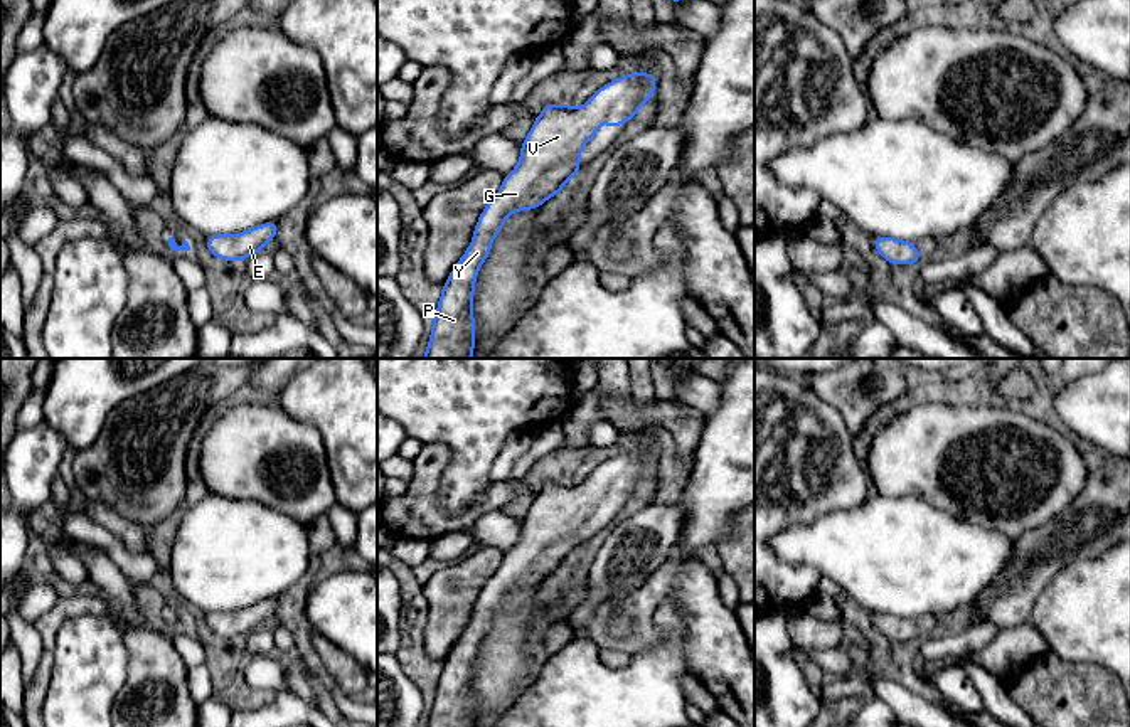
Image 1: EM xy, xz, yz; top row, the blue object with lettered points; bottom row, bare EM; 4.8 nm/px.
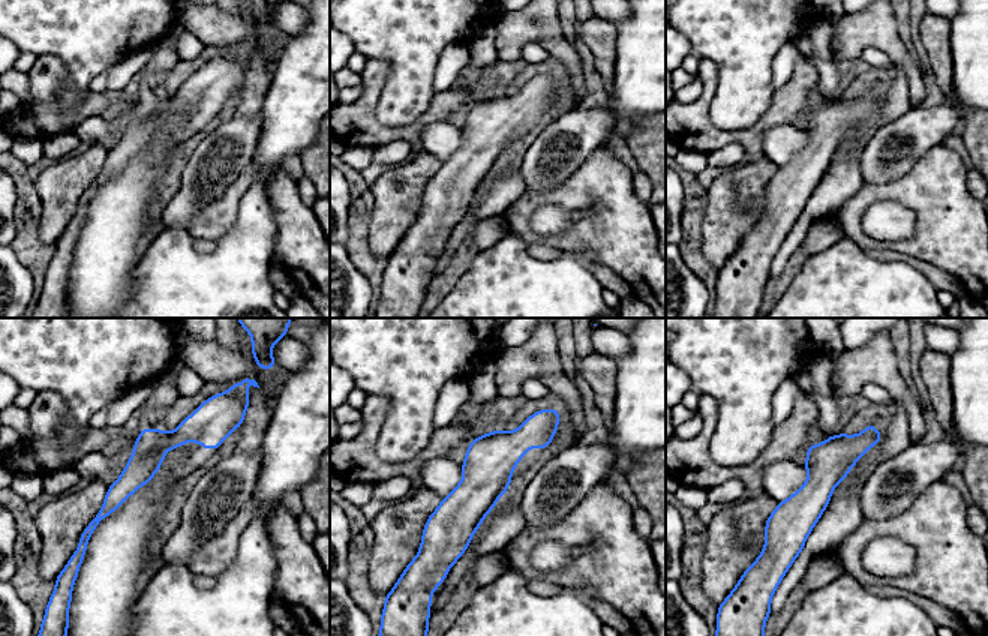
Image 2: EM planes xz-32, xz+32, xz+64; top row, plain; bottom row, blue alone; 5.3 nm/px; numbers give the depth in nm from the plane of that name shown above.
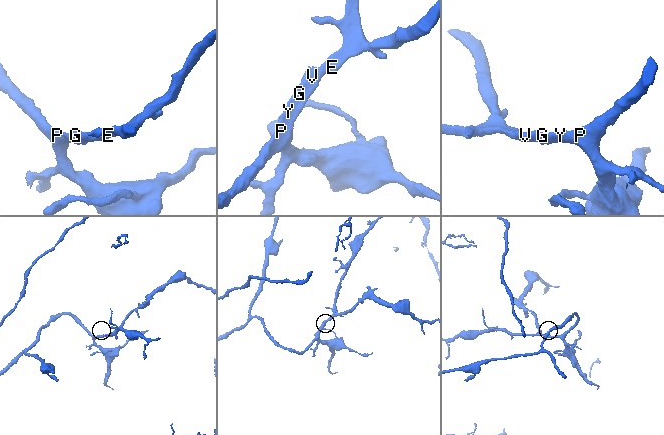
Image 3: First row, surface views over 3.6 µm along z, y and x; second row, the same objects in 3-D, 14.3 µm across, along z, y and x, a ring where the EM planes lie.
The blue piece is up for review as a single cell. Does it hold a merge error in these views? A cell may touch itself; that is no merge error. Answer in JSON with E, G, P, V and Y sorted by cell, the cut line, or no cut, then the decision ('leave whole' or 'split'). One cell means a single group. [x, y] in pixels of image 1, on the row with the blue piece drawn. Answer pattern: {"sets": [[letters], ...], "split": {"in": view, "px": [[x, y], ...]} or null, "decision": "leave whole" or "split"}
{"sets": [["E", "G", "P", "V", "Y"]], "split": null, "decision": "leave whole"}

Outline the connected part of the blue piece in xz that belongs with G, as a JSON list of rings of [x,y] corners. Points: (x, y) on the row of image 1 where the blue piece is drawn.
[[[632,72],[605,84],[581,108],[551,103],[542,109],[520,146],[520,163],[504,177],[500,190],[480,214],[470,247],[443,284],[423,358],[472,358],[477,343],[473,284],[504,220],[515,210],[530,210],[557,195],[579,172],[579,155],[598,126],[606,121],[621,128],[623,118],[630,123],[638,108],[652,99],[657,76]]]

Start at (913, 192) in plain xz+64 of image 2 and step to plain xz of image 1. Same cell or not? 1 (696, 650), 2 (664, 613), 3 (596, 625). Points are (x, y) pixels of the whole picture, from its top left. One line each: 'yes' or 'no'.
1: yes
2: no
3: yes

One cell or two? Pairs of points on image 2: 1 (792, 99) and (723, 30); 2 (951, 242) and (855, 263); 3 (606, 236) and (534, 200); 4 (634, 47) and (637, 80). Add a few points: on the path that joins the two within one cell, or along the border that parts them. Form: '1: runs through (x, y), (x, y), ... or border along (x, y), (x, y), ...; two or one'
1: border along (775, 92), (771, 105), (756, 122); two
2: border along (844, 234), (865, 252); two
3: runs through (604, 213), (588, 197), (556, 197); one
4: runs through (637, 54), (637, 72); one

